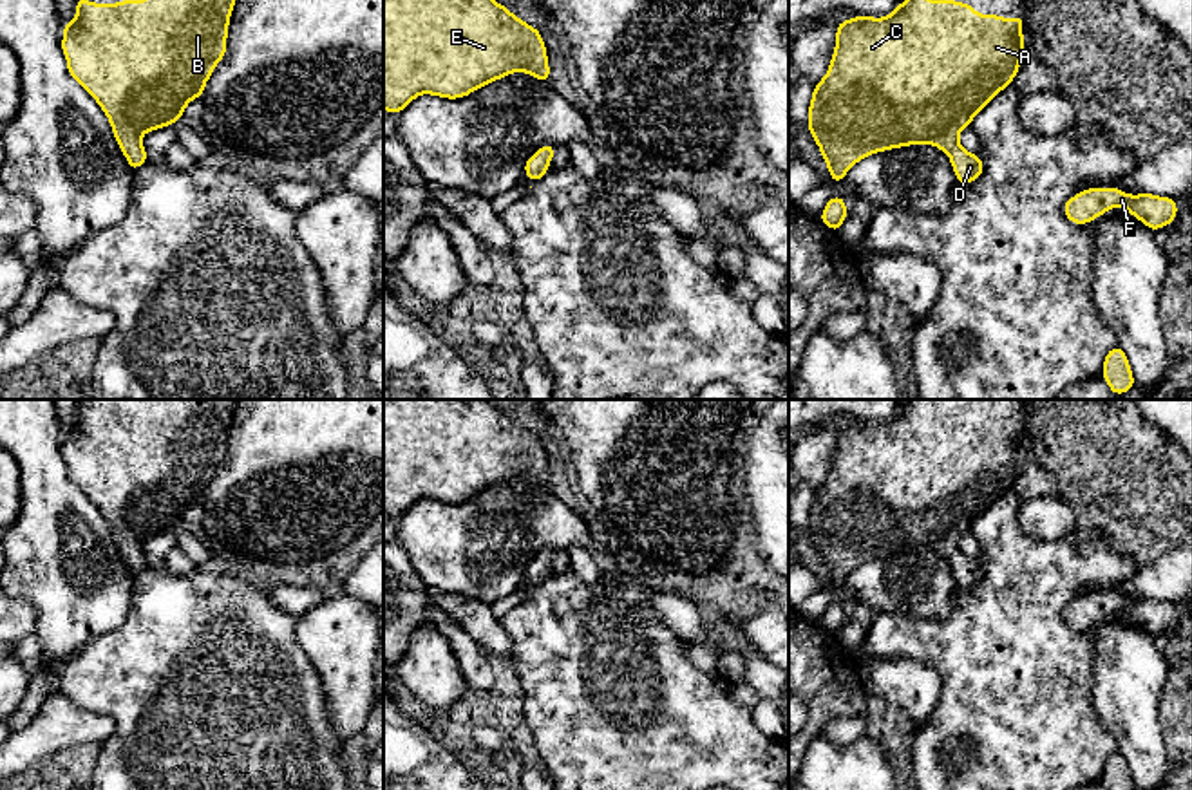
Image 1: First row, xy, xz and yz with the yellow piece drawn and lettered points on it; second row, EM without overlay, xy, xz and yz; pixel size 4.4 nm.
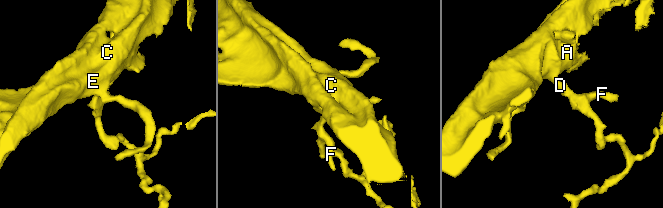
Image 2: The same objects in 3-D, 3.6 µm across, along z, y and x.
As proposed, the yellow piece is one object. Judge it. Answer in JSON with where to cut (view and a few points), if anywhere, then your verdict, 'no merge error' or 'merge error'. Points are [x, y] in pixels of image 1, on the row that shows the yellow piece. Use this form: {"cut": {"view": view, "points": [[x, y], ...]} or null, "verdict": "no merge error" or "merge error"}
{"cut": null, "verdict": "no merge error"}

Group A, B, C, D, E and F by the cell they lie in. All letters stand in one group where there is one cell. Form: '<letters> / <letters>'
A B C D E F

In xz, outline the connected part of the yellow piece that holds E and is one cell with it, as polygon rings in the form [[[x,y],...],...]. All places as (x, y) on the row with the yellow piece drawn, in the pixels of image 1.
[[[383,0],[383,110],[402,112],[416,96],[465,98],[523,71],[550,81],[541,33],[494,0]]]

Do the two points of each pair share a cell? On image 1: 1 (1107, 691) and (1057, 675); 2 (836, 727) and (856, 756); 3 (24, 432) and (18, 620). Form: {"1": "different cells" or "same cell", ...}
{"1": "different cells", "2": "different cells", "3": "different cells"}

